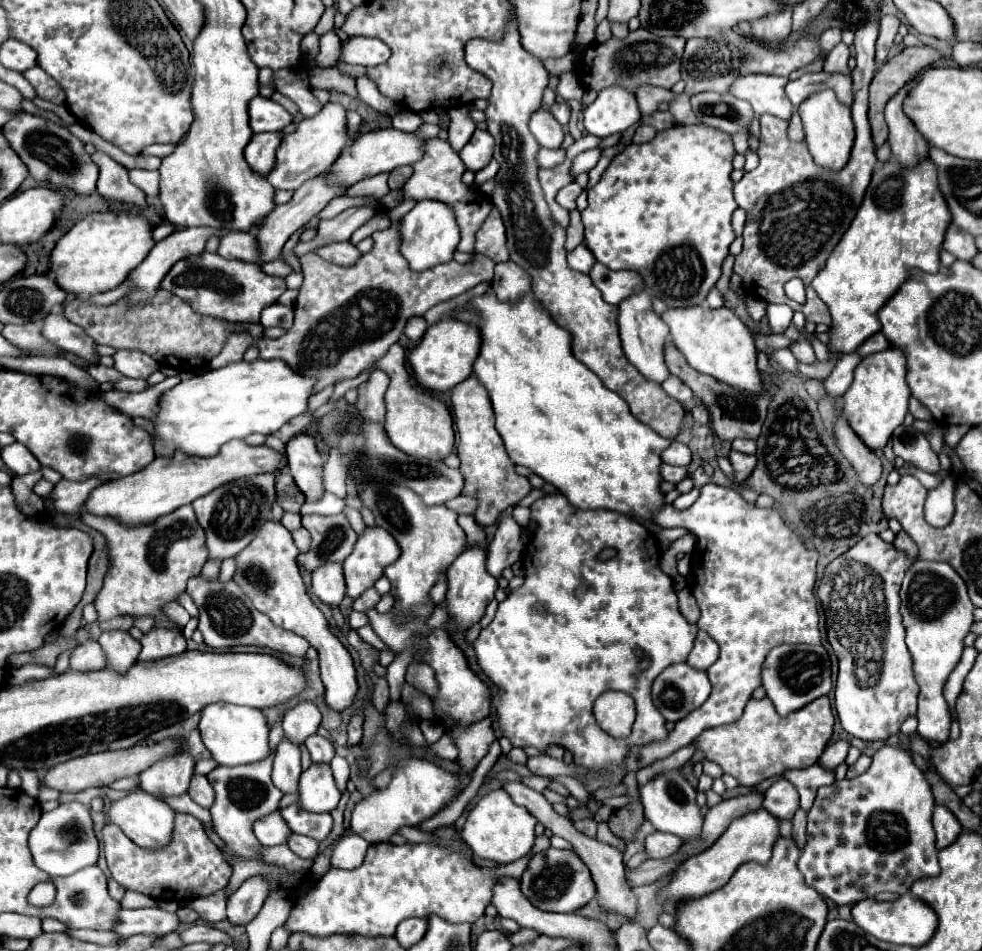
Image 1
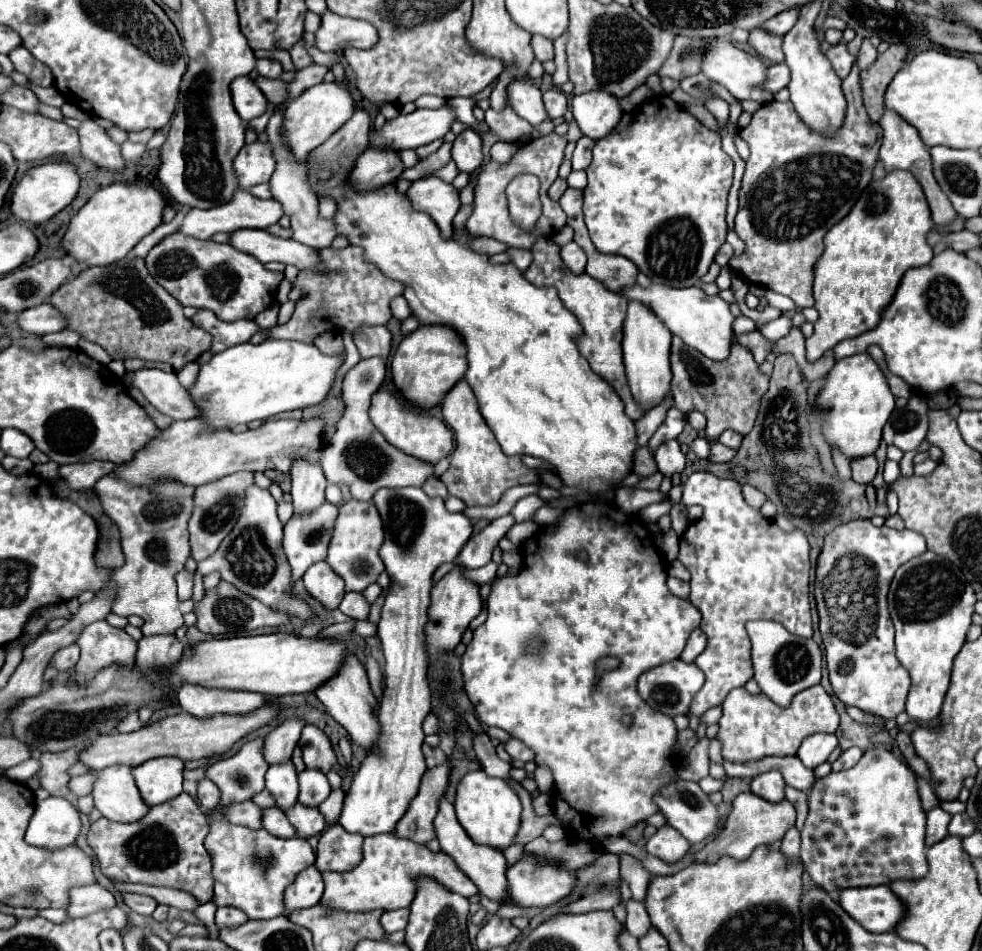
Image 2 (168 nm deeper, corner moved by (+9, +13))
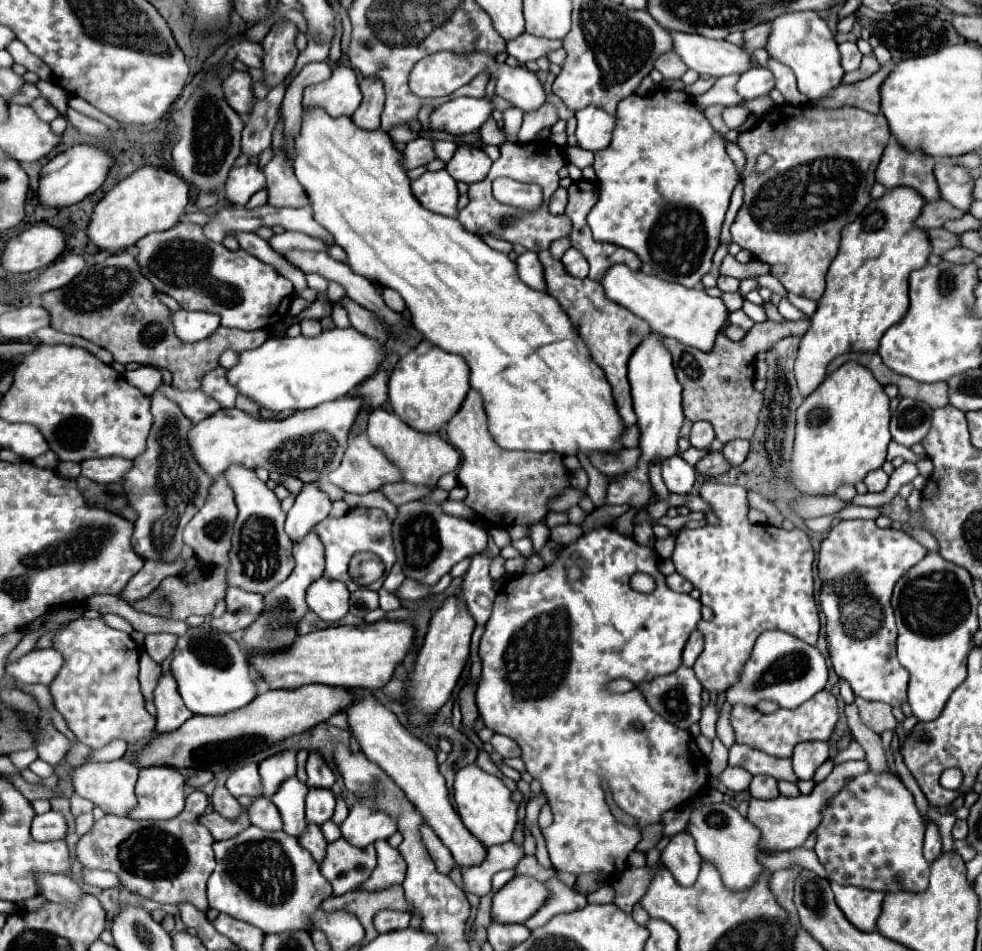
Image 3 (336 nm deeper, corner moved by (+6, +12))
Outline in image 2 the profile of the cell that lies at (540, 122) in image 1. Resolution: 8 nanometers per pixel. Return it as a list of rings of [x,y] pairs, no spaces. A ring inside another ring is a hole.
[[[521,78],[511,82],[507,86],[507,100],[513,106],[515,114],[525,118],[533,126],[541,124],[547,118],[547,112],[541,100],[541,90],[531,78]]]

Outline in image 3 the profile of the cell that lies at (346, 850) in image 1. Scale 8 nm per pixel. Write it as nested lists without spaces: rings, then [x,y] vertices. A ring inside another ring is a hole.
[[[346,839],[328,843],[326,857],[320,863],[320,873],[330,881],[334,895],[356,889],[376,867],[376,851],[372,845],[360,849]]]

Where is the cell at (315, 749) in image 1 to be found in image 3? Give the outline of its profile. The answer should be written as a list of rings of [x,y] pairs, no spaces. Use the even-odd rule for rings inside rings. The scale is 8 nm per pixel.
[[[310,751],[306,761],[306,773],[308,773],[308,787],[332,787],[336,781],[334,771],[326,765],[322,755],[318,751]]]

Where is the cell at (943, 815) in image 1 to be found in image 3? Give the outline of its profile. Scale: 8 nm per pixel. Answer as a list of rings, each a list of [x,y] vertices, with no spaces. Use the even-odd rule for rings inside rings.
[[[934,821],[928,823],[926,827],[926,839],[924,839],[924,857],[928,863],[932,863],[942,851],[942,837],[938,831],[938,825]]]

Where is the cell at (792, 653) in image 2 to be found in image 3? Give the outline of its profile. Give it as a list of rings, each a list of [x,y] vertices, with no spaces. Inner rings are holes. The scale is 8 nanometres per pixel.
[[[764,631],[756,639],[752,657],[748,659],[740,681],[728,691],[726,701],[744,703],[752,707],[760,699],[772,699],[784,709],[796,709],[812,695],[822,691],[826,681],[828,681],[826,659],[816,647],[802,643],[802,639],[796,639],[784,631]]]

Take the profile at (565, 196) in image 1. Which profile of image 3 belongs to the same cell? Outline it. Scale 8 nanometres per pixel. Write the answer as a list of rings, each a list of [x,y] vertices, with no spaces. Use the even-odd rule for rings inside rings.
[[[558,187],[556,191],[554,191],[554,195],[552,195],[552,199],[550,199],[550,213],[554,213],[554,215],[560,215],[560,213],[564,213],[564,207],[566,207],[566,189],[564,187]]]

